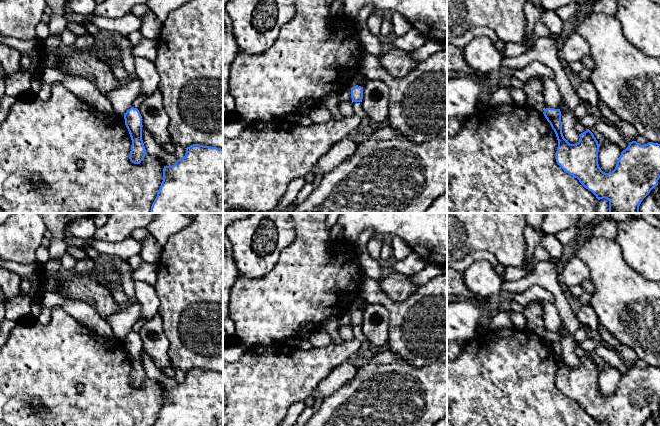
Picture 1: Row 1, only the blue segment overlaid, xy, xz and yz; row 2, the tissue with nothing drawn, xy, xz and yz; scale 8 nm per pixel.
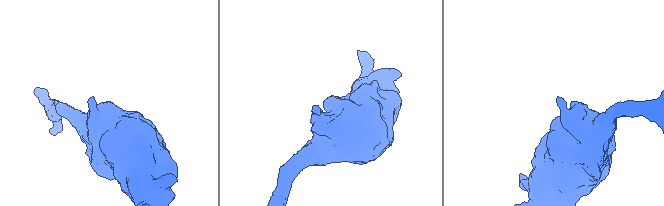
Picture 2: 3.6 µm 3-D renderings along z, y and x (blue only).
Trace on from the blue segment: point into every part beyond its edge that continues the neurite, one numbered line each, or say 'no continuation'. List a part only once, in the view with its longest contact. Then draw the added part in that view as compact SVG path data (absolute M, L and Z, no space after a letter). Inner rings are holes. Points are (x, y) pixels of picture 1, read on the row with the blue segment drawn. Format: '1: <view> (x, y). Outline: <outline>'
no continuation

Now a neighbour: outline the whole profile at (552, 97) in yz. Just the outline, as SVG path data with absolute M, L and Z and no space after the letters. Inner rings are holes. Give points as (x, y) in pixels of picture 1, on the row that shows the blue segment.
M539 76L543 85L544 102L546 108L559 109L562 103L561 93L554 79Z

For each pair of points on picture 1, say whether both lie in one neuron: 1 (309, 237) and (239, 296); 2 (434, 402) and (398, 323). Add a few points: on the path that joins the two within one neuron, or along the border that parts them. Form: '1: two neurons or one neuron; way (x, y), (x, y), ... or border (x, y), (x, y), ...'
1: one neuron; way (298, 256), (258, 296)
2: two neurons; border (402, 359), (416, 366), (436, 364)

